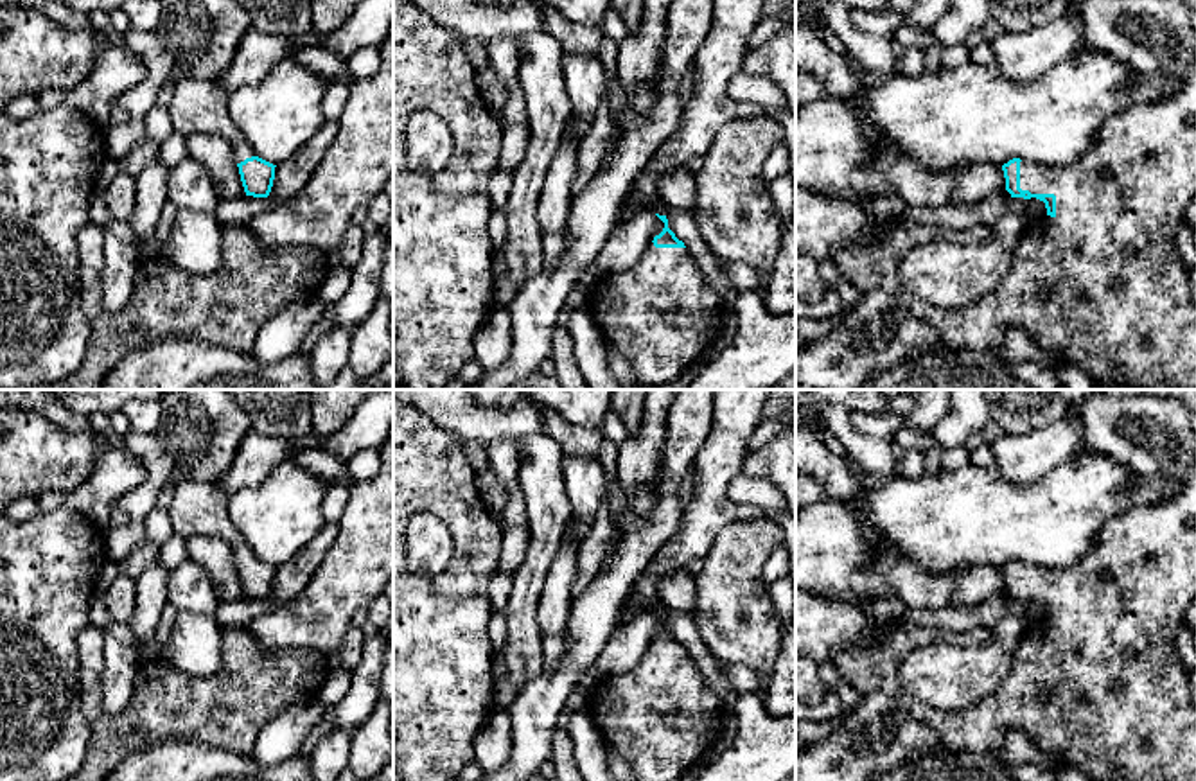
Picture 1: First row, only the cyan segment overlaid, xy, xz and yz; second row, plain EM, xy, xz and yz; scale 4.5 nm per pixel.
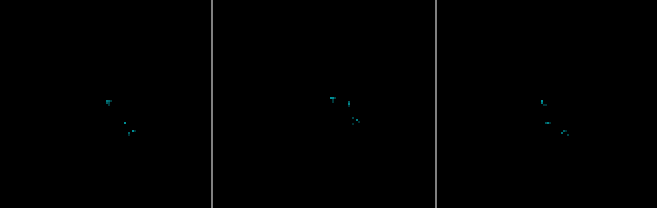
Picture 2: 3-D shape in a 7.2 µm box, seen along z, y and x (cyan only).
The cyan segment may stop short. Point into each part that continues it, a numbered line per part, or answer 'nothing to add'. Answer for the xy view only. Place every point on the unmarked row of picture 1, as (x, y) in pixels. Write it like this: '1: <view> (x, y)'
1: xy (196, 508)

